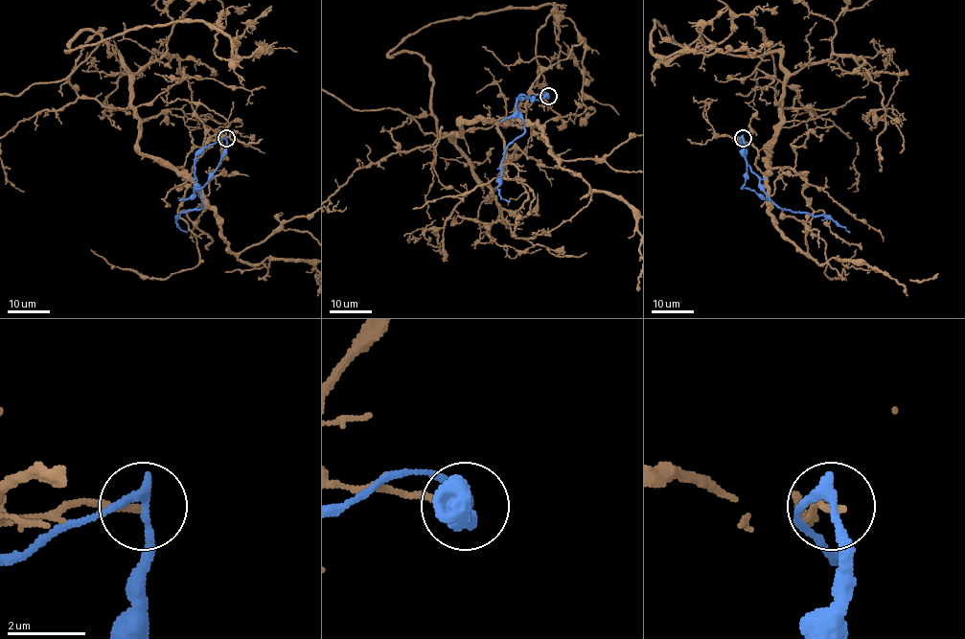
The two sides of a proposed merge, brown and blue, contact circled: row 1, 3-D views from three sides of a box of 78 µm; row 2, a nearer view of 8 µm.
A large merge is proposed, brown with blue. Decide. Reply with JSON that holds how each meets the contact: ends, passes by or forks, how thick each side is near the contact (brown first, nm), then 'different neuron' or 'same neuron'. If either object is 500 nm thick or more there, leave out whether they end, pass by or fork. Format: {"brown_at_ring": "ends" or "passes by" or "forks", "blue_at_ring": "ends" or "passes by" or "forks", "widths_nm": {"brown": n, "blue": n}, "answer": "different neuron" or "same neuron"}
{"brown_at_ring": "ends", "blue_at_ring": "passes by", "widths_nm": {"brown": 190, "blue": 240}, "answer": "different neuron"}

